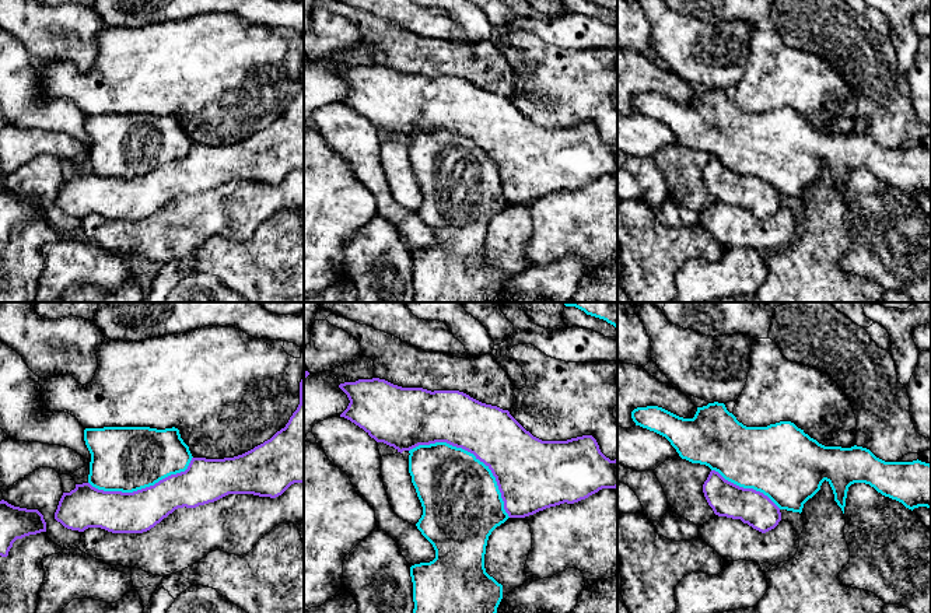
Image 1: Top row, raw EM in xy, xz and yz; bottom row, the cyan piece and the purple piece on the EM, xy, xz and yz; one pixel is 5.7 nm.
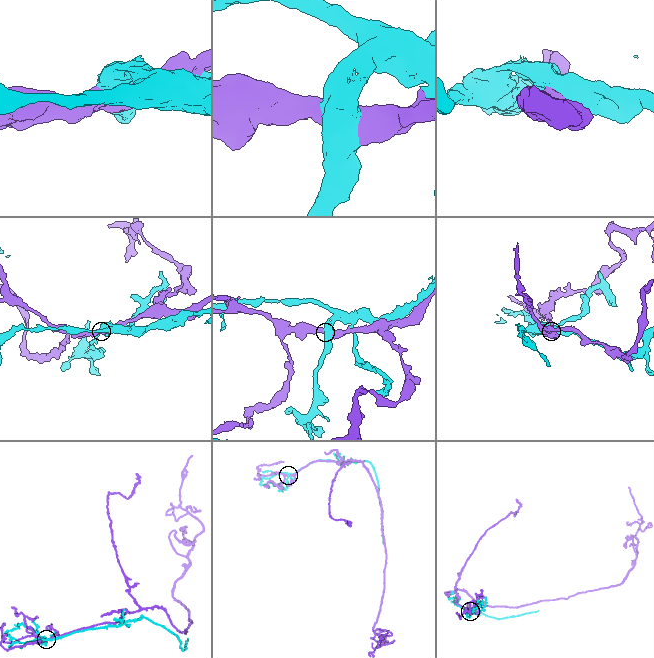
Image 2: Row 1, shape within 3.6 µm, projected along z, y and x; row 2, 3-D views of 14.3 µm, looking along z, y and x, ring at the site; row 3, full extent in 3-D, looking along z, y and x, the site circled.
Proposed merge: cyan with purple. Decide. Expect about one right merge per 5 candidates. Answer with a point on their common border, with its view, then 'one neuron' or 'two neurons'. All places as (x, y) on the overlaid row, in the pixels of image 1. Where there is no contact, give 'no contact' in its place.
xz (472, 454) | two neurons

